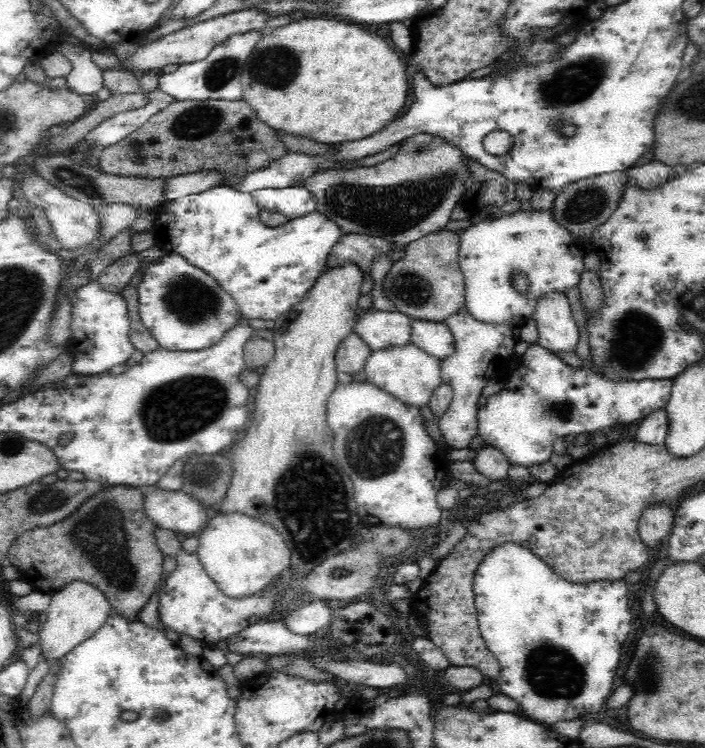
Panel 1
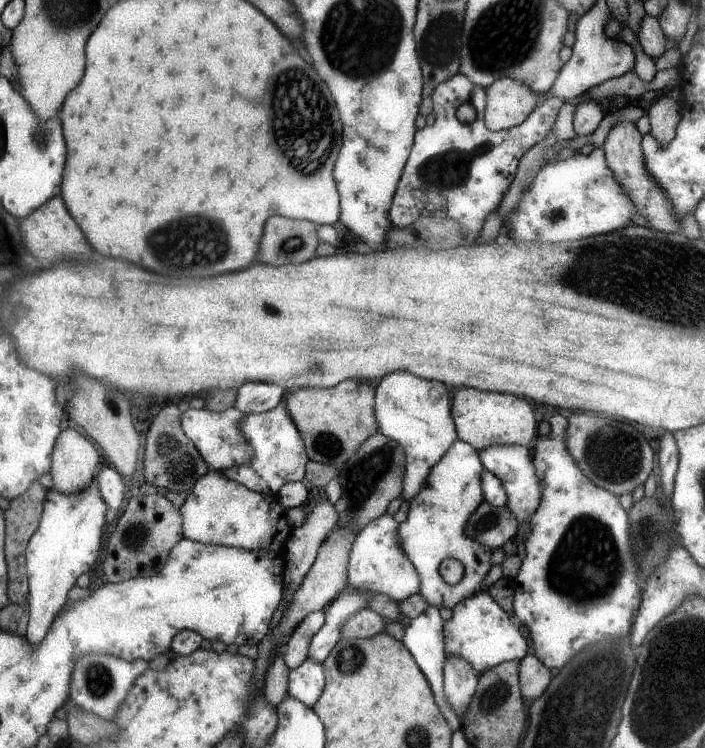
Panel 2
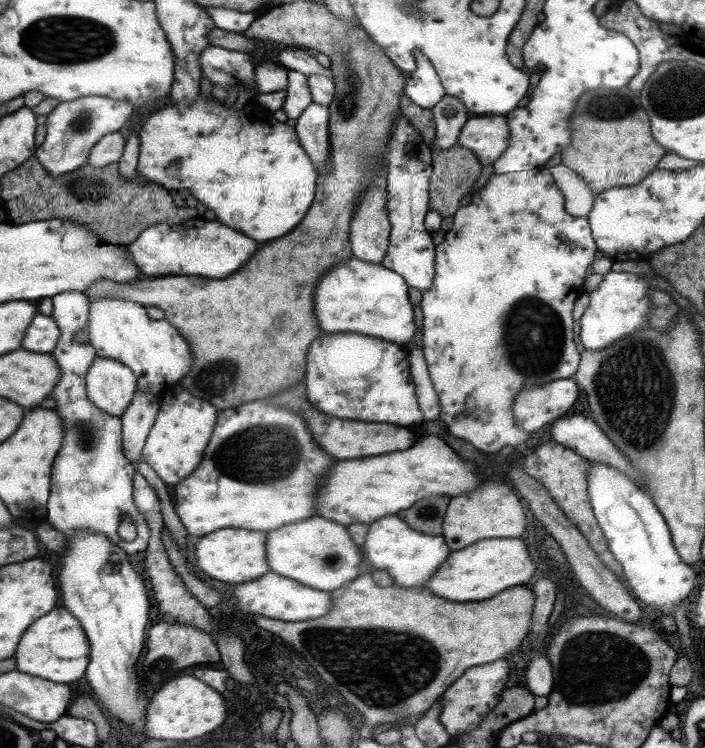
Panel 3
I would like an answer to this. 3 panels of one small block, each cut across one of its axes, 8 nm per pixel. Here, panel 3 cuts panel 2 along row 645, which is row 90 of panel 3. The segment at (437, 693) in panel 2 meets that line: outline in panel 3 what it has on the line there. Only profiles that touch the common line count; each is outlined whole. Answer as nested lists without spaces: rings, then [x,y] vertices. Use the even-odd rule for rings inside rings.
[[[415,52],[415,56],[417,56],[417,68],[413,72],[401,70],[401,76],[405,78],[403,96],[415,106],[431,110],[435,104],[439,104],[445,98],[445,90],[429,60],[419,52]]]

